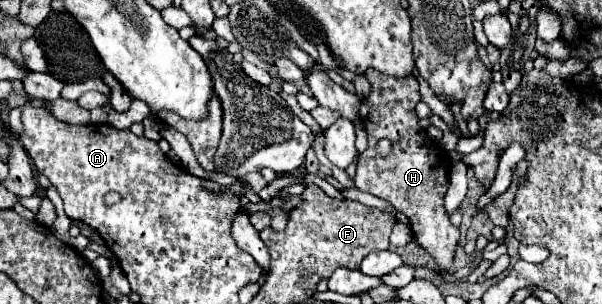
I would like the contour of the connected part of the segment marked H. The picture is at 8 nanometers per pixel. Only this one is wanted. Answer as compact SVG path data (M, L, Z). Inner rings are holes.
M366 70L366 78L372 84L372 92L362 102L360 118L368 132L368 148L358 158L354 184L358 190L384 198L396 210L404 212L412 222L414 240L428 250L440 274L448 274L454 266L454 252L460 240L460 230L452 226L442 200L448 190L450 162L448 154L418 126L418 116L414 114L414 106L420 102L418 80L414 76L398 80L378 70ZM380 138L388 138L394 144L390 156L378 156L374 150Z

